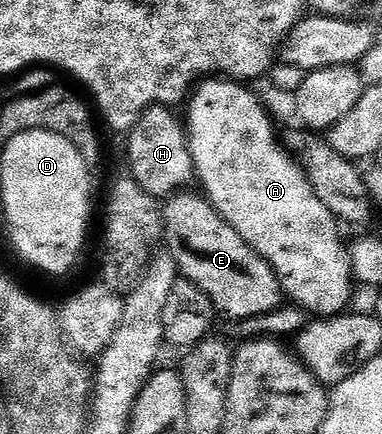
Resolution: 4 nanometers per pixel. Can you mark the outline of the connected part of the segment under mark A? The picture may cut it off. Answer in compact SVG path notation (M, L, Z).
M209 76L188 99L187 133L196 181L201 181L200 189L204 197L221 213L221 218L227 220L227 224L231 224L243 240L247 240L249 247L260 258L267 260L284 297L290 303L315 316L336 316L348 307L345 305L355 287L353 269L349 263L349 246L341 243L341 234L337 231L339 222L323 200L319 200L304 167L286 149L279 134L277 138L278 127L272 115L265 110L258 95L245 86L248 85L225 76Z

